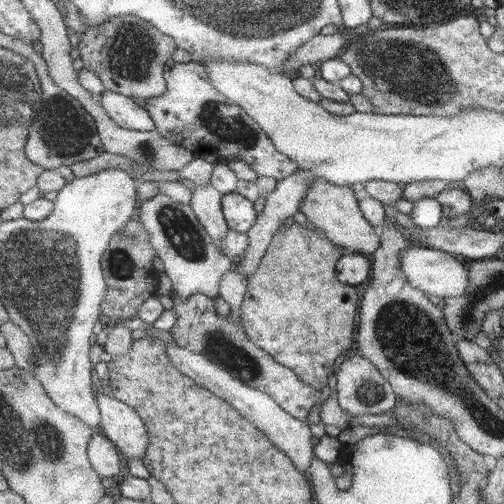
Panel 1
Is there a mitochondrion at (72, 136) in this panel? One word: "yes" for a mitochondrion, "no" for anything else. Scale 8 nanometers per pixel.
yes

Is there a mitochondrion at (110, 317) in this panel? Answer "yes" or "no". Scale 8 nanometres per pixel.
no

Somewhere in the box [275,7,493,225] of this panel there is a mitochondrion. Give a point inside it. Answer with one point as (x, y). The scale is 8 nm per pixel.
(396, 62)

